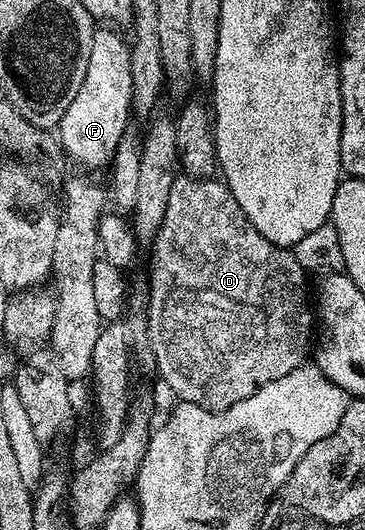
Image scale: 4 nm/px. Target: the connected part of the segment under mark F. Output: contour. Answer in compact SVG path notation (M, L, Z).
M95 30L92 37L92 53L88 53L88 73L84 73L84 85L80 93L72 97L68 113L64 113L56 134L64 148L78 163L86 167L109 168L114 162L116 147L126 124L131 122L133 101L132 69L130 68L130 43L117 35L117 30Z

